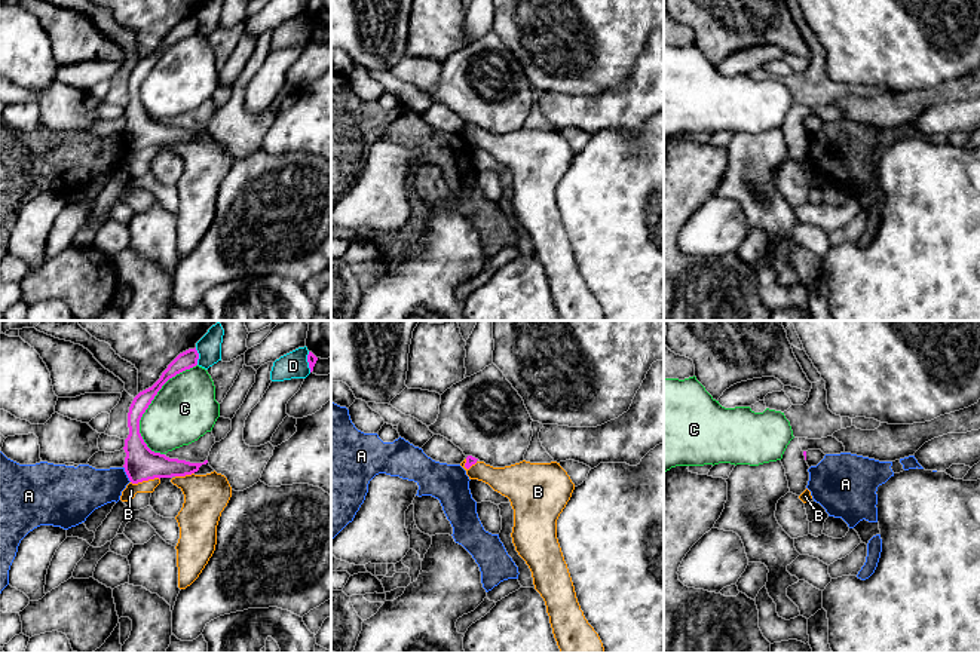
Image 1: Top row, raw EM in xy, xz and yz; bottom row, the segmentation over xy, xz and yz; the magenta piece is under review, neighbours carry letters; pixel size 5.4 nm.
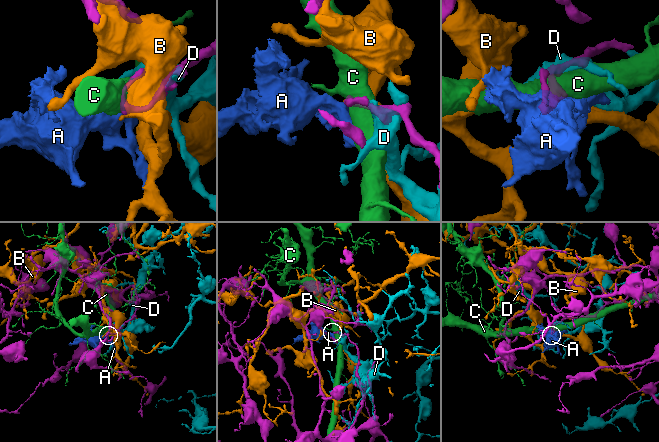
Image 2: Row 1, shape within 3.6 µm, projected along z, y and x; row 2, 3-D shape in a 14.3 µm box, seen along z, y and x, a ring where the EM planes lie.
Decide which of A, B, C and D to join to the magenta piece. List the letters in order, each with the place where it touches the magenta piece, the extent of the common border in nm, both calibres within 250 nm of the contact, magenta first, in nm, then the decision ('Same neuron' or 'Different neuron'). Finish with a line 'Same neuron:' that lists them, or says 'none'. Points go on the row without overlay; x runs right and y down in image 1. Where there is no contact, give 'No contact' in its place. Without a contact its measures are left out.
A: Touches magenta at xy (126, 141). Shared border 100 nm. Thickness 180 nm (magenta) against 260 nm. Different neuron
B: Touches magenta at xy (144, 147). Shared border 160 nm. Thickness 180 nm (magenta) against 70 nm. Different neuron
C: Touches magenta at xy (150, 70). Shared border 550 nm. Thickness 110 nm (magenta) against 340 nm. Different neuron
D: Touches magenta at xy (198, 24). Shared border 100 nm. Thickness 100 nm (magenta) against 130 nm. Different neuron
Same neuron: none

